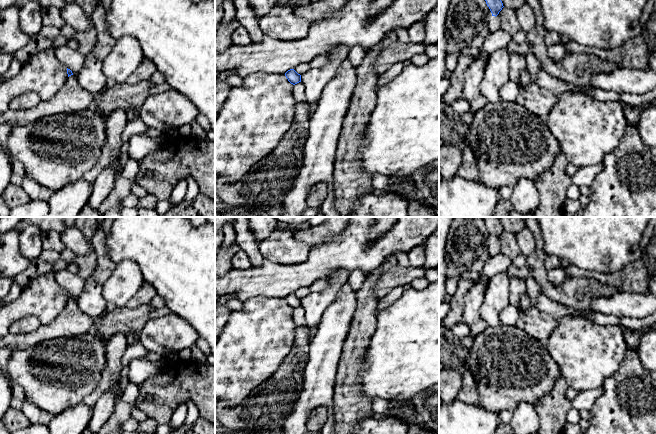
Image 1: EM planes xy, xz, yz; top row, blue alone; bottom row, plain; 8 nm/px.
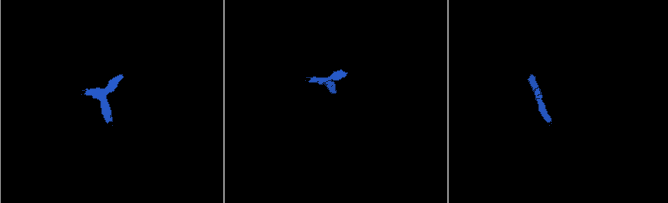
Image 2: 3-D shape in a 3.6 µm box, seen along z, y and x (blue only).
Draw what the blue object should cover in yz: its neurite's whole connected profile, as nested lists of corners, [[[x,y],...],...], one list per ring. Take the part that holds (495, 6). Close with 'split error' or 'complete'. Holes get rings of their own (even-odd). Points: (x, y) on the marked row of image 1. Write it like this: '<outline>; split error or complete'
[[[485,0],[485,1],[492,13],[492,16],[495,17],[499,14],[499,12],[504,7],[501,0]]]; complete

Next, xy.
[[[67,68],[68,78],[64,86],[60,91],[50,100],[41,101],[38,105],[24,110],[12,110],[8,109],[7,111],[0,113],[0,124],[7,123],[11,127],[15,126],[25,126],[30,123],[37,121],[38,119],[46,116],[52,116],[55,114],[66,114],[73,113],[94,106],[94,94],[89,93],[83,89],[77,81],[70,69]]]; split error

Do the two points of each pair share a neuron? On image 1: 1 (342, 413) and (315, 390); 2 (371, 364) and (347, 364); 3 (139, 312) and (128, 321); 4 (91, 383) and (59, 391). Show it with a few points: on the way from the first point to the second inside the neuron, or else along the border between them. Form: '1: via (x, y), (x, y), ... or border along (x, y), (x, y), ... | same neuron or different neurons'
1: border along (335, 381), (331, 406) | different neurons
2: border along (369, 341), (362, 370), (361, 387) | different neurons
3: via (136, 315), (131, 320) | same neuron
4: via (83, 383), (67, 387) | same neuron

